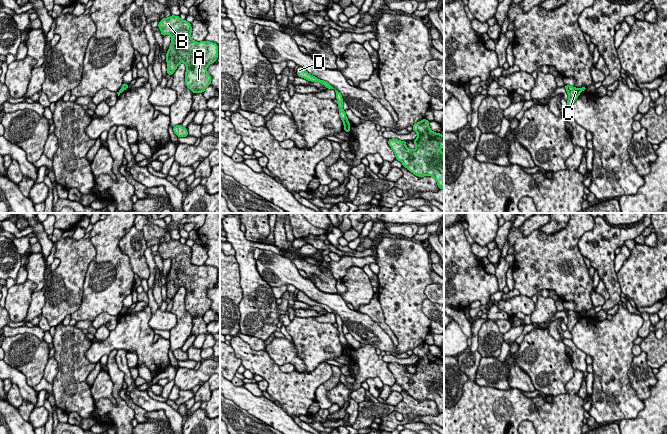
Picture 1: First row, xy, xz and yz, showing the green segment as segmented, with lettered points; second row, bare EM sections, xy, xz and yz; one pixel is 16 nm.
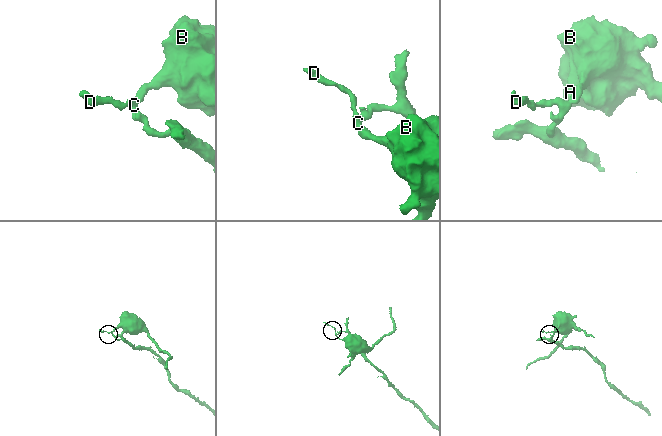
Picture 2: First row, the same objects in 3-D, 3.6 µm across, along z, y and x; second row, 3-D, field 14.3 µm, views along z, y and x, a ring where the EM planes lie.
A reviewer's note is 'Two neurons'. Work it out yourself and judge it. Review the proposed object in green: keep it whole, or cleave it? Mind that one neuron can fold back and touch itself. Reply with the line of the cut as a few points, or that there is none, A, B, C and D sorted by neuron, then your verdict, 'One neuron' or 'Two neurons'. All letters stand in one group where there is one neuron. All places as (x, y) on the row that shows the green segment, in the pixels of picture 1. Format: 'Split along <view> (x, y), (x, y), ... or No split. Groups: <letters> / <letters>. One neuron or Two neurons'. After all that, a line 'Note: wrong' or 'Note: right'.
Split along xz (347, 121), (344, 125). Groups: A B / C D. Two neurons
Note: right

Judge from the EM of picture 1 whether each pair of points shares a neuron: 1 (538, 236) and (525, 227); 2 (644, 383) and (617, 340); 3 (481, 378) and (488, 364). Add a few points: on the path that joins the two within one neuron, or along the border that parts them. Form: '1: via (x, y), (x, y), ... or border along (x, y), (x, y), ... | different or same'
1: border along (540, 226), (527, 235), (524, 235), (518, 229) | different
2: border along (634, 356), (628, 371), (631, 386) | different
3: via (484, 375), (488, 371), (488, 367) | same

